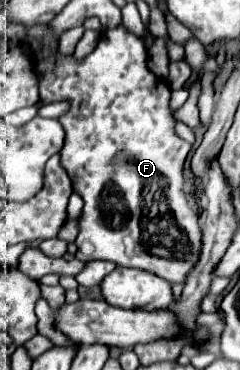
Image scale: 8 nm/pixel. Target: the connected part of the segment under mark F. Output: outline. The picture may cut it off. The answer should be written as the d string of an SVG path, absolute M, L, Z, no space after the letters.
M116 27L116 31L104 33L102 39L98 41L98 47L84 59L76 59L74 55L54 55L50 59L40 59L36 63L36 75L38 75L38 89L40 89L40 101L38 105L50 105L50 103L58 103L58 101L66 101L70 107L64 115L58 117L58 123L62 123L64 131L66 131L66 139L64 139L64 147L60 151L60 163L66 169L66 173L72 179L74 185L74 193L78 193L84 199L84 209L78 217L78 251L76 251L76 259L104 259L104 261L112 261L116 265L122 267L136 267L136 269L144 269L150 271L170 283L184 283L186 275L190 273L190 269L194 267L194 263L198 261L200 255L200 225L198 225L198 215L196 211L190 207L186 193L184 193L184 177L182 177L182 169L186 163L186 157L192 149L192 145L188 145L186 141L182 141L176 131L174 125L176 121L172 119L172 111L170 111L170 87L162 81L162 87L158 87L158 77L146 67L146 45L140 37L128 33L124 27Z

